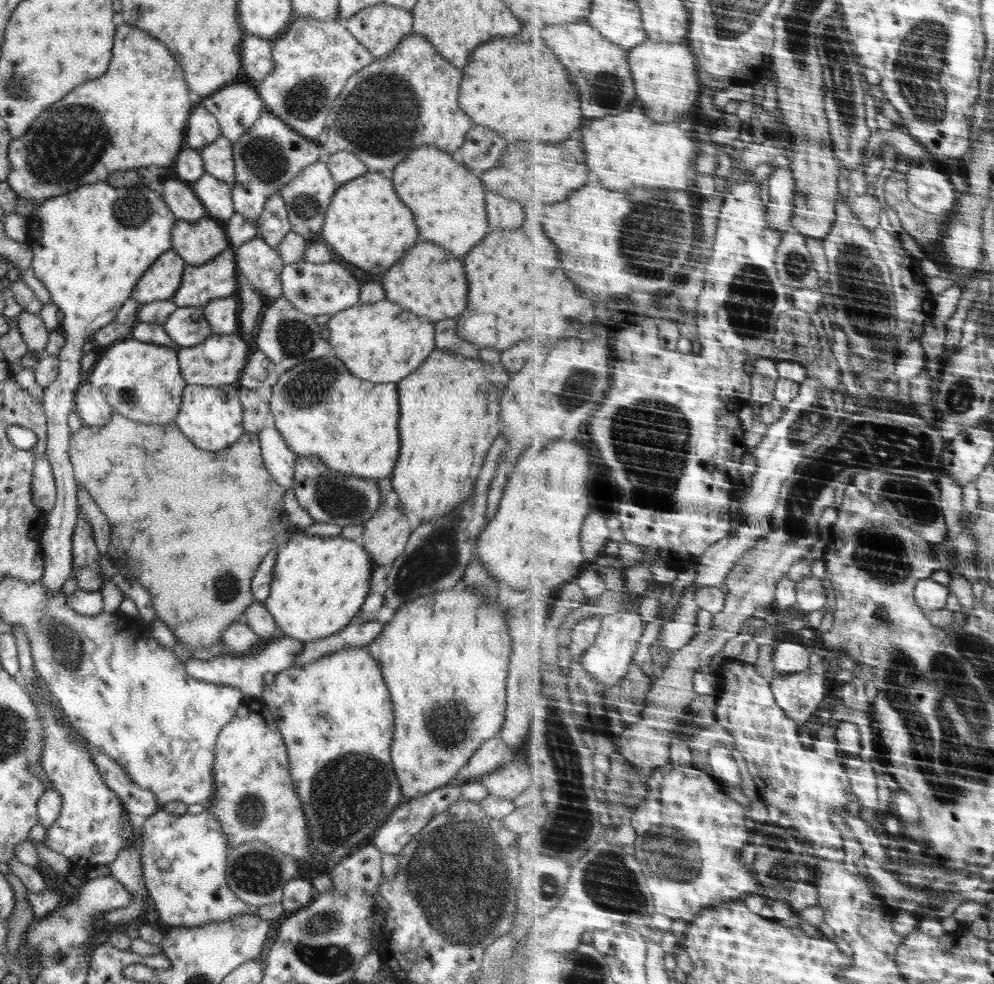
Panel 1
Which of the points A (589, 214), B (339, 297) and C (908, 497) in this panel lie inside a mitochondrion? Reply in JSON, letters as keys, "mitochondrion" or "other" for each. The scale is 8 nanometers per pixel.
{"A":"other","B":"other","C":"mitochondrion"}

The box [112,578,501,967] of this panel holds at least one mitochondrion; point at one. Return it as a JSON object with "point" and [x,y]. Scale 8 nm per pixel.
{"point":[347,792]}

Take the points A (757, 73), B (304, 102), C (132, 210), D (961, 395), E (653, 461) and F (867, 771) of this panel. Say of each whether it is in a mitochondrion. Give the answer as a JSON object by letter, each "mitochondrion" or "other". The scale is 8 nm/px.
{"A":"other","B":"mitochondrion","C":"mitochondrion","D":"mitochondrion","E":"mitochondrion","F":"other"}

